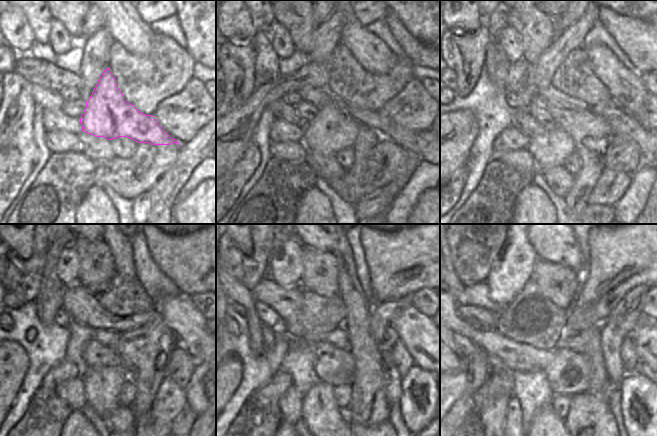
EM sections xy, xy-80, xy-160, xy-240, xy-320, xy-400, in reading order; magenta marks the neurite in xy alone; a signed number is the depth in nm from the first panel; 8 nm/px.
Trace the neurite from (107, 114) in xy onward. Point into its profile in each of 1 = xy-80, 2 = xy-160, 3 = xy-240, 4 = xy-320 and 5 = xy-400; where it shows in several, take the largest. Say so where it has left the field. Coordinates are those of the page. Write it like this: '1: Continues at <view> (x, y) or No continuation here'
1: Continues at xy-80 (332, 129)
2: Continues at xy-160 (549, 149)
3: Continues at xy-240 (102, 386)
4: Continues at xy-320 (320, 413)
5: Continues at xy-400 (547, 427)

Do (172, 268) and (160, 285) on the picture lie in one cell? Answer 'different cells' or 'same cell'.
different cells

